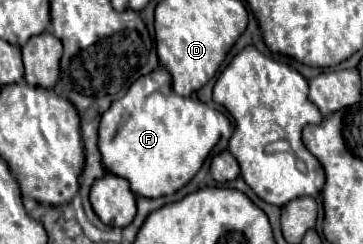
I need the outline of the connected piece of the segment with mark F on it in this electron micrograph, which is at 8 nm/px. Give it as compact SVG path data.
M158 67L136 79L128 93L122 99L116 99L102 115L98 149L106 171L128 179L130 189L136 195L160 197L186 185L202 167L218 139L229 141L233 130L231 121L218 109L194 97L176 95L170 73L164 67Z

